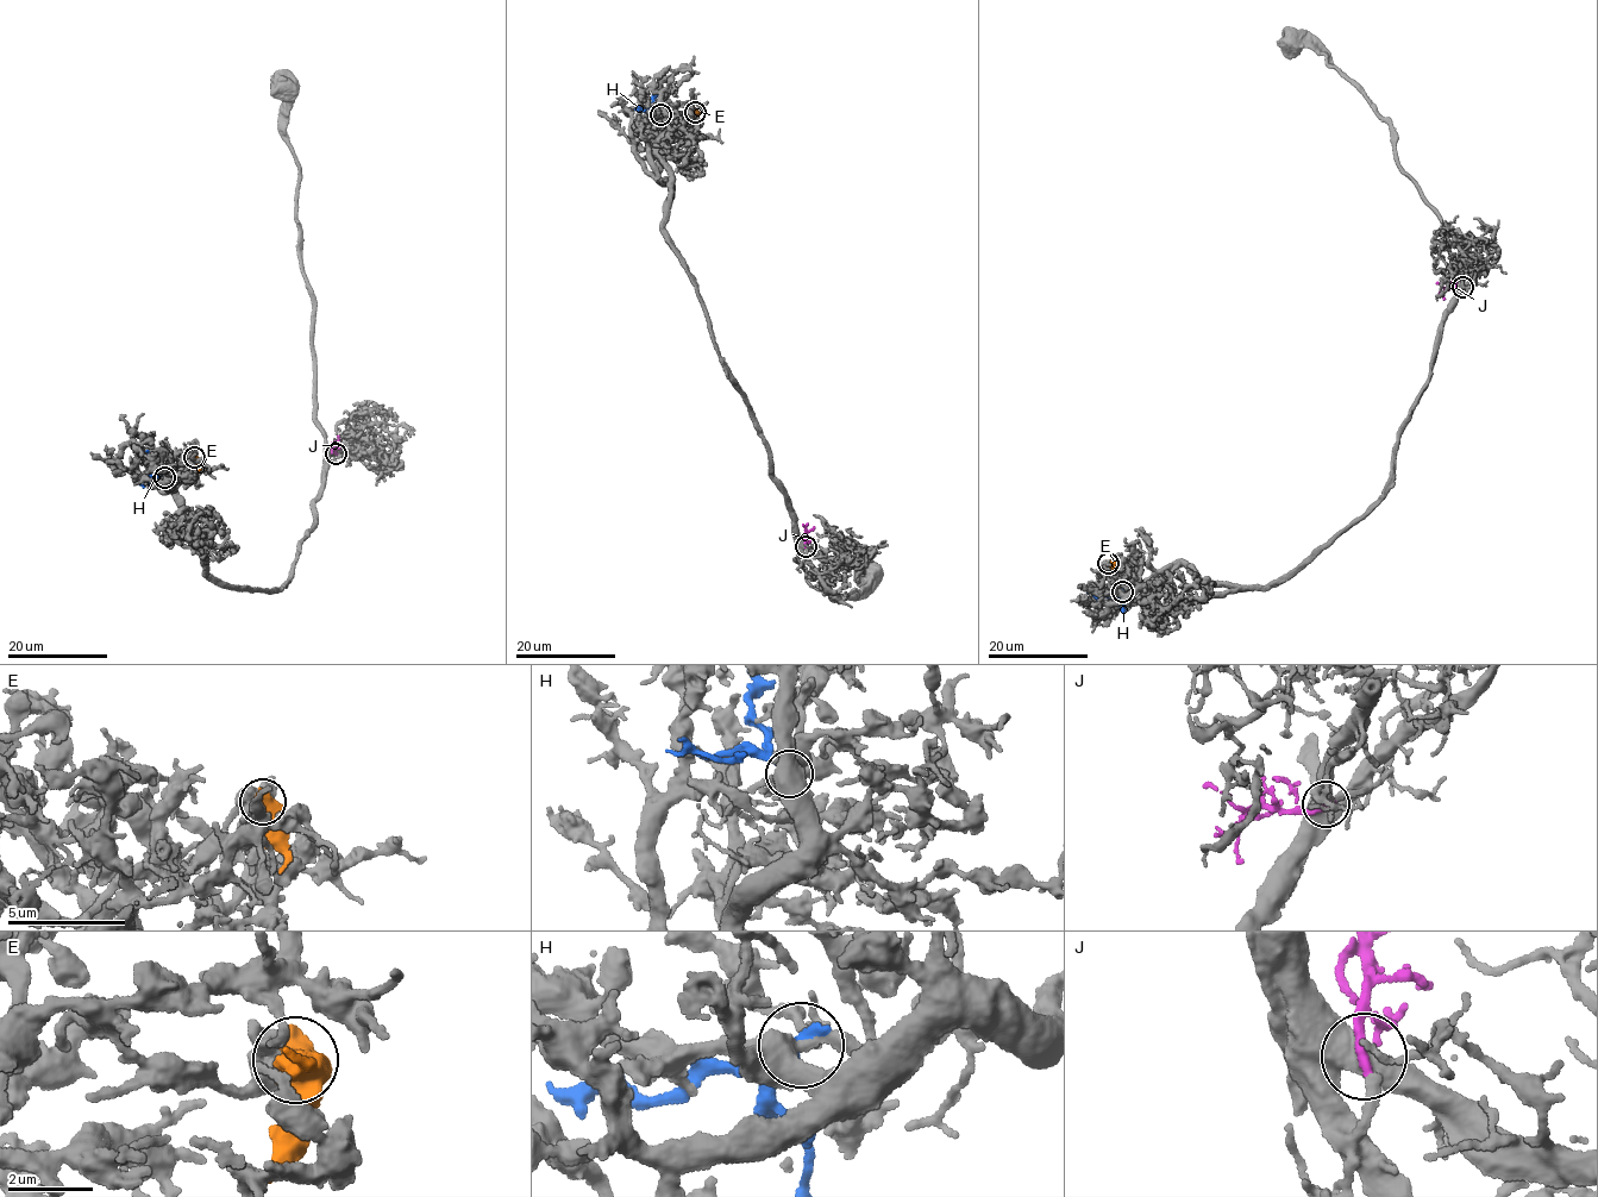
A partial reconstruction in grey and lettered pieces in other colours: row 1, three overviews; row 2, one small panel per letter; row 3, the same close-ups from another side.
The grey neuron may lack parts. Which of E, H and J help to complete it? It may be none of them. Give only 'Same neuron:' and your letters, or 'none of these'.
Same neuron: J

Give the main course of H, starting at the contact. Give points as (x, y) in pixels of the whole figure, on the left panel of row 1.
H: (164, 477), (152, 468), (146, 450)

